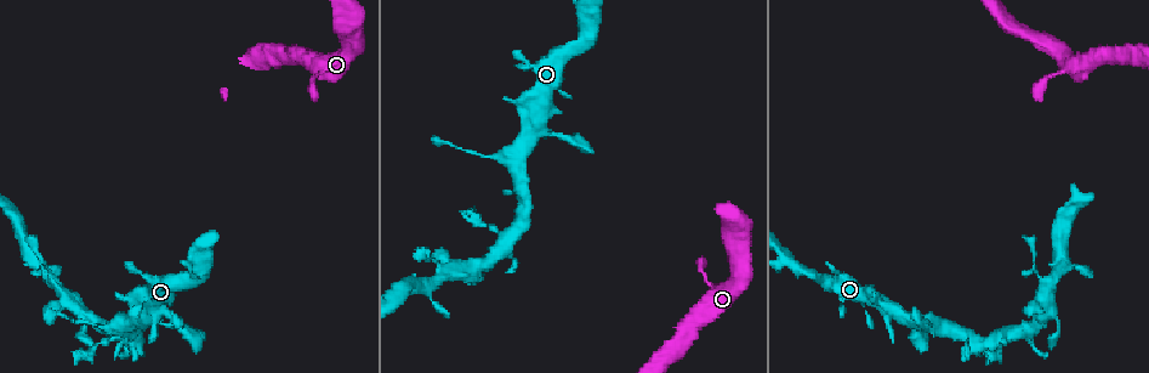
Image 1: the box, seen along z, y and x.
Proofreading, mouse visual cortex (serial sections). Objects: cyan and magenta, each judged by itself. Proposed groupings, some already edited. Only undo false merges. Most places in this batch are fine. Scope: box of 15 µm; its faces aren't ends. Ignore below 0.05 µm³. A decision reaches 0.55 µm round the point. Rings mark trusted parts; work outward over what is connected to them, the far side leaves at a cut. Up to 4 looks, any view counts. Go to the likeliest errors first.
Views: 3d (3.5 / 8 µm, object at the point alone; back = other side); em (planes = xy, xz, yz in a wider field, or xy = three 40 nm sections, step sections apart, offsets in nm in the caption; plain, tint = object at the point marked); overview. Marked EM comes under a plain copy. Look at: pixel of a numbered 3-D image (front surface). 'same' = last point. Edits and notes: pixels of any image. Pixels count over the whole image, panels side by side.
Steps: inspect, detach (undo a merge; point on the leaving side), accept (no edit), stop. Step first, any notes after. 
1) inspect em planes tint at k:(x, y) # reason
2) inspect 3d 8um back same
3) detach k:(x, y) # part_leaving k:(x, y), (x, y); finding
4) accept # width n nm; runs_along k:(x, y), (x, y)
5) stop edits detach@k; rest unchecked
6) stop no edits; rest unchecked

inspect 3d 8um at 1:(1033, 265) # a narrow waist

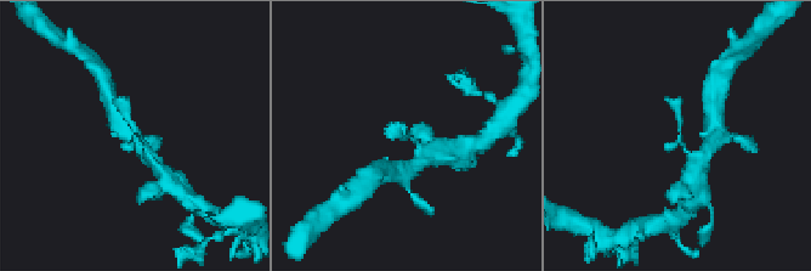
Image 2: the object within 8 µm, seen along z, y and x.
inspect 3d 3.5um at 2:(681, 136) # zoom in

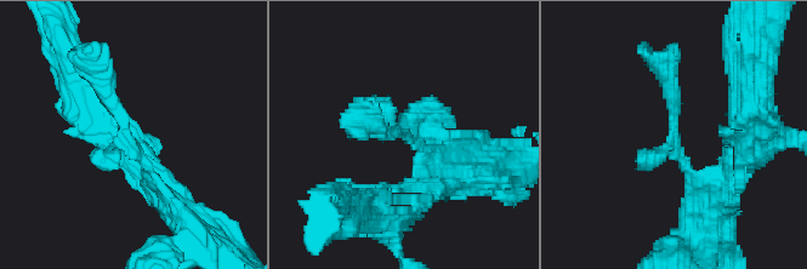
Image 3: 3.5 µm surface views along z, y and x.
accept # runs_along 3:(166, 194), (121, 135), (92, 64); all the same cell

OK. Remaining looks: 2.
inspect em xy step 1 tint at 1:(995, 351) # thick turns thin

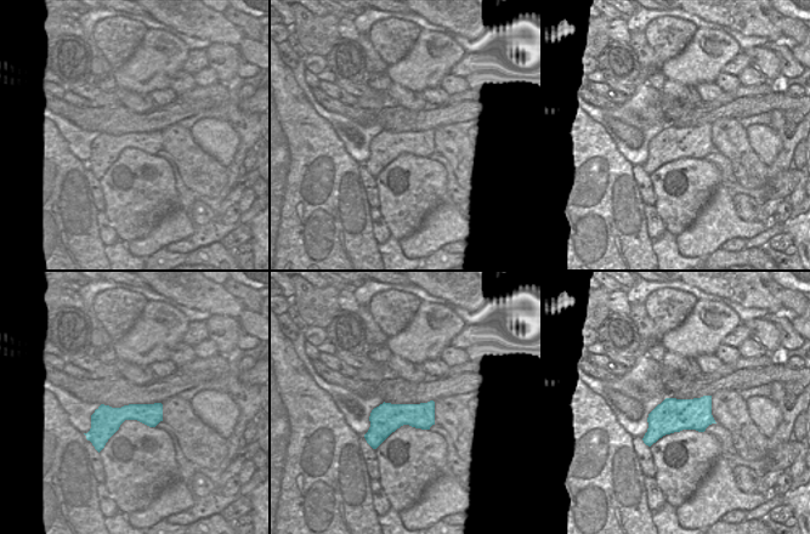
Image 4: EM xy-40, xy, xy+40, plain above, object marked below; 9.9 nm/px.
inspect 3d 3.5um same

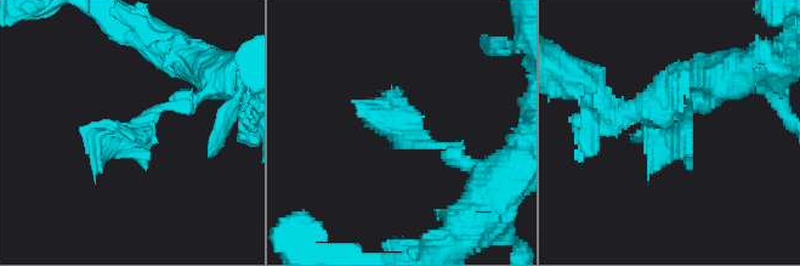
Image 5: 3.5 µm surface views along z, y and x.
accept # all the same cell

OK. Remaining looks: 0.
stop no edits; rest unchecked

